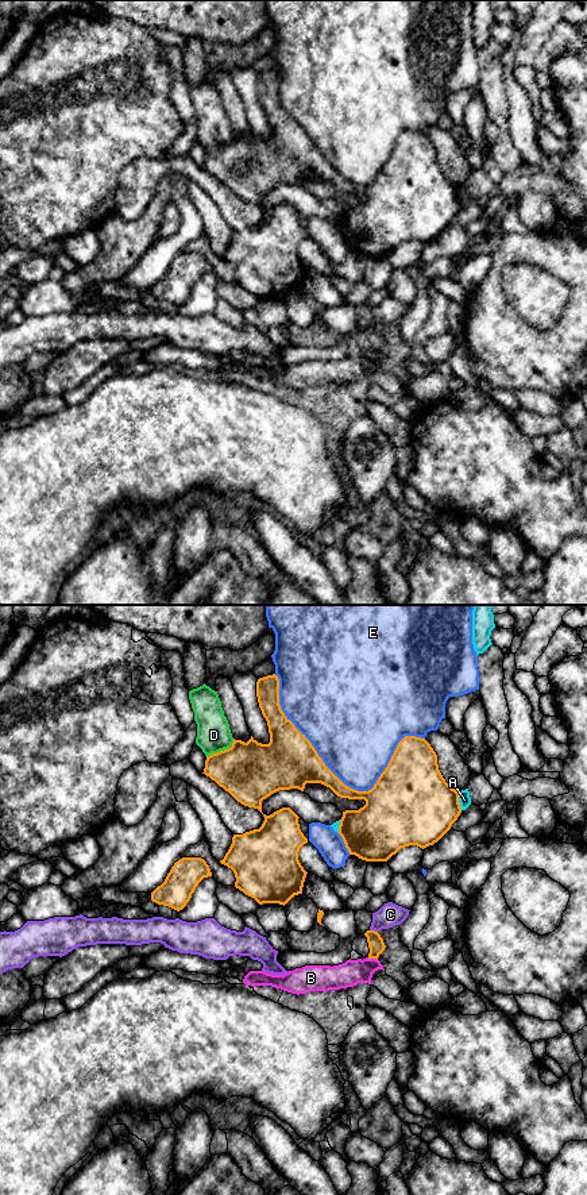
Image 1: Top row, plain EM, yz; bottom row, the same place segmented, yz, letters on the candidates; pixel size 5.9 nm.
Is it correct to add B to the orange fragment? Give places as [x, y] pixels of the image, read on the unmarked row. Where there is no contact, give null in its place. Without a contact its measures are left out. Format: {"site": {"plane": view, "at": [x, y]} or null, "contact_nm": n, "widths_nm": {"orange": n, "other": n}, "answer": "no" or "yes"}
{"site": {"plane": "yz", "at": [373, 353]}, "contact_nm": 70, "widths_nm": {"orange": 100, "other": 150}, "answer": "no"}

